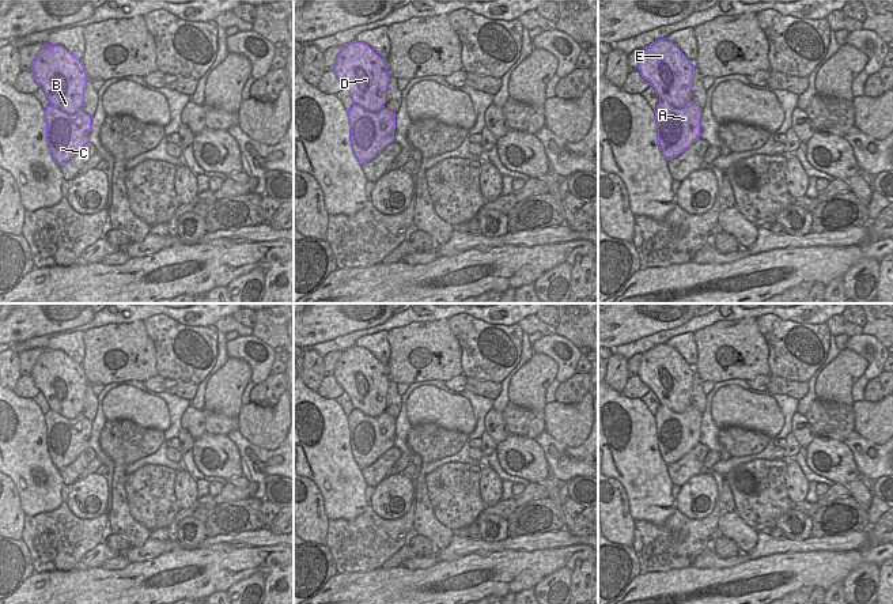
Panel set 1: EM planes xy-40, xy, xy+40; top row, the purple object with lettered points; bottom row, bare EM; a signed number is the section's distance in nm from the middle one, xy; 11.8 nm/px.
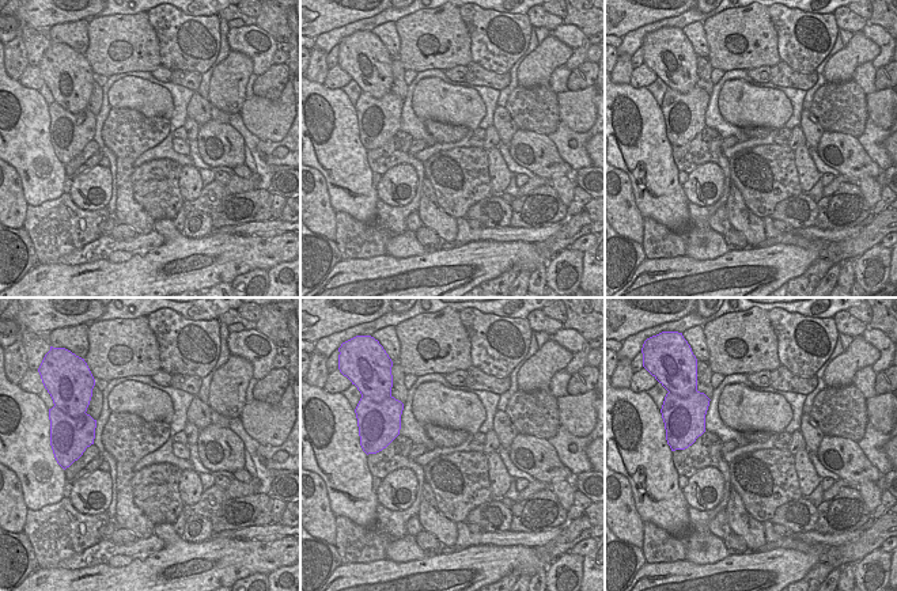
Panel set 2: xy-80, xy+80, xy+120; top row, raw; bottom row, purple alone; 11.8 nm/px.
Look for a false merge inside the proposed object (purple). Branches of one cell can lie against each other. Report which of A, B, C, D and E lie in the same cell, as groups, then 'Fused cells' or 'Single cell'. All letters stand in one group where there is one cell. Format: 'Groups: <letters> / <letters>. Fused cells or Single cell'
Groups: A C / B D E. Fused cells.

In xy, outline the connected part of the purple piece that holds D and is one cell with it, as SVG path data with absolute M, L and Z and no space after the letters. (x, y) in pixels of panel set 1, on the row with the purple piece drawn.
M352 41L341 46L333 71L353 103L372 113L385 107L389 65L367 44Z

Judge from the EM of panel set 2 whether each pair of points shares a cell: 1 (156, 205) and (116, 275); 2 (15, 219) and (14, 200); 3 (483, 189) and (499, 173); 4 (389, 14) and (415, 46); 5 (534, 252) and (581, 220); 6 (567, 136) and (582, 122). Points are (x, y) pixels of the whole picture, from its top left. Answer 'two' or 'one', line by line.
1: two
2: one
3: two
4: two
5: two
6: two

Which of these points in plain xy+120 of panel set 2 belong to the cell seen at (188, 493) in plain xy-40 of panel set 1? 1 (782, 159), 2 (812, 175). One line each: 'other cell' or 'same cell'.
1: other cell
2: same cell

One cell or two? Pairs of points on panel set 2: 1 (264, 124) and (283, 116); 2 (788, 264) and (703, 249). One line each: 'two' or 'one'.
1: one
2: two

